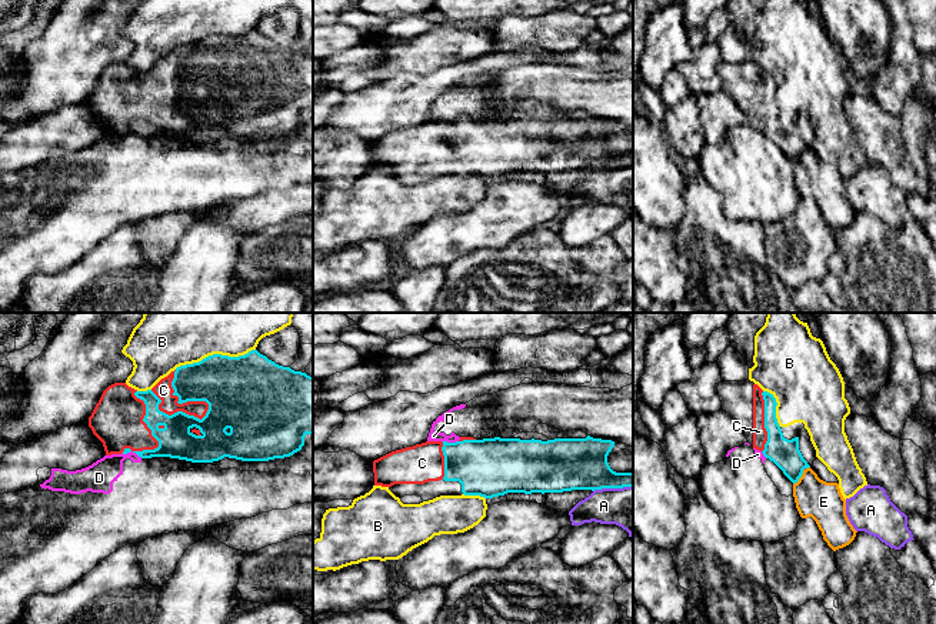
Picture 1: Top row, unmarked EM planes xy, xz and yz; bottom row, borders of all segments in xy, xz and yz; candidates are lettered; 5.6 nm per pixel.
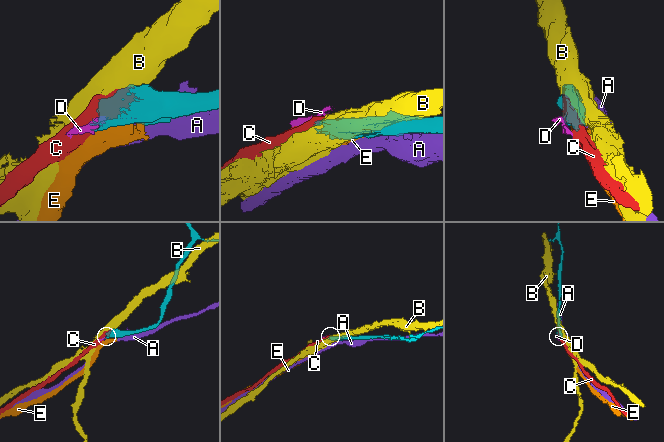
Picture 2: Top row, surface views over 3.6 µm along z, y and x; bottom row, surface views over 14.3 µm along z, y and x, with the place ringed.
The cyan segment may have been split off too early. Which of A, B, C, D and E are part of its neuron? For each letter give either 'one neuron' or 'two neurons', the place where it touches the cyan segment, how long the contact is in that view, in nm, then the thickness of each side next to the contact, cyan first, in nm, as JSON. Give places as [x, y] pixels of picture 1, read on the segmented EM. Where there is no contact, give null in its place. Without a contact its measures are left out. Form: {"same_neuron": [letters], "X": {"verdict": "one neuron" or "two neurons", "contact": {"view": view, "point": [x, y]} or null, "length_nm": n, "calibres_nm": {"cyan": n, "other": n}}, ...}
{"same_neuron": ["C"], "A": {"verdict": "two neurons", "contact": {"view": "xz", "point": [612, 487]}, "length_nm": 220, "calibres_nm": {"cyan": 280, "other": 240}}, "B": {"verdict": "two neurons", "contact": {"view": "xy", "point": [215, 354]}, "length_nm": 460, "calibres_nm": {"cyan": 380, "other": 500}}, "C": {"verdict": "one neuron", "contact": {"view": "xy", "point": [176, 413]}, "length_nm": 360, "calibres_nm": {"cyan": 220, "other": 100}}, "D": {"verdict": "two neurons", "contact": {"view": "xy", "point": [133, 451]}, "length_nm": 120, "calibres_nm": {"cyan": 190, "other": 170}}, "E": {"verdict": "two neurons", "contact": {"view": "yz", "point": [799, 477]}, "length_nm": 110, "calibres_nm": {"cyan": 160, "other": 220}}}

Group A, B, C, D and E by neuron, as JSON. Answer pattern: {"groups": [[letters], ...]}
{"groups": [["A"], ["B"], ["C"], ["D"], ["E"]]}

